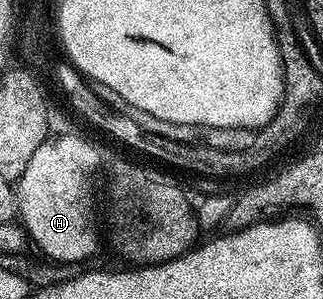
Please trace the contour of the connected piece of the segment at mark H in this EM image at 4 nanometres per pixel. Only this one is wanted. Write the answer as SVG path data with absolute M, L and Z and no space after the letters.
M73 134L54 135L33 152L28 167L16 181L18 217L30 241L35 242L46 259L81 264L94 254L97 232L93 218L93 180L100 162L98 150L89 141Z

